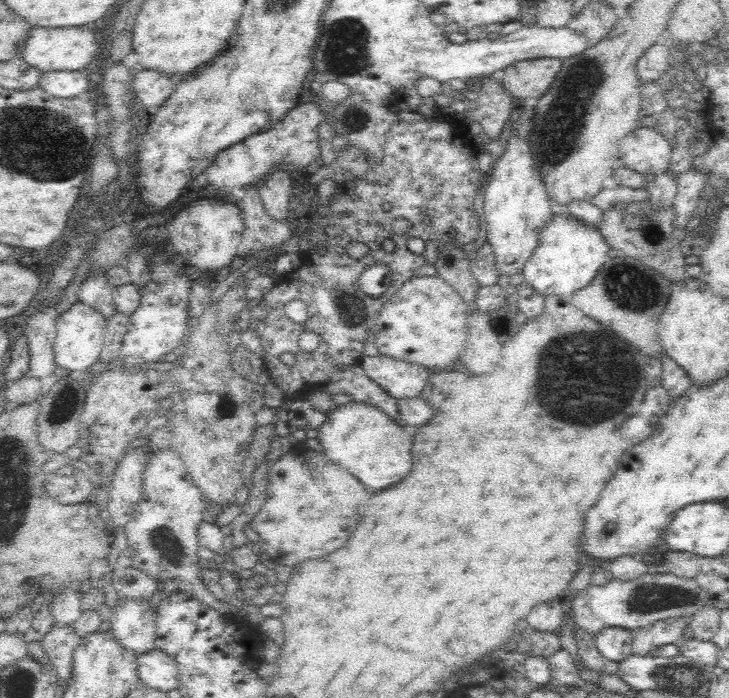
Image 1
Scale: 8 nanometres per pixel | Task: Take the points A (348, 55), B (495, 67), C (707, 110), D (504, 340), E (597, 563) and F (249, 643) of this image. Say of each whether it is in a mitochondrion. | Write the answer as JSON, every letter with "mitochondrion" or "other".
{"A":"mitochondrion","B":"other","C":"other","D":"other","E":"other","F":"other"}

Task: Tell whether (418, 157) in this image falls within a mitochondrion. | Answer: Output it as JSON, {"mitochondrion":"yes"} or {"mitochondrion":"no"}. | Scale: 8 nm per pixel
{"mitochondrion":"no"}

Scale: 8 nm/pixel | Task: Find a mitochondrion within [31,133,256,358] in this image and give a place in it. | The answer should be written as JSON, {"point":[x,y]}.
{"point":[102,209]}

